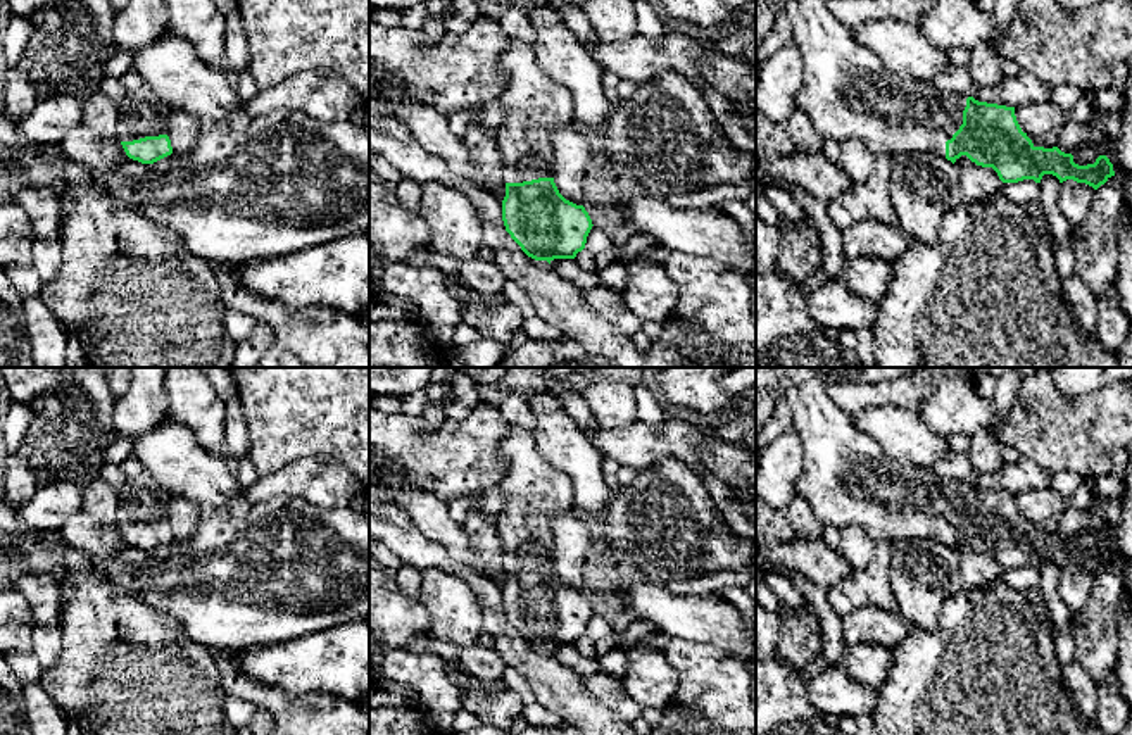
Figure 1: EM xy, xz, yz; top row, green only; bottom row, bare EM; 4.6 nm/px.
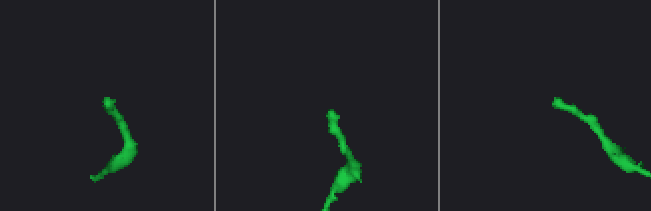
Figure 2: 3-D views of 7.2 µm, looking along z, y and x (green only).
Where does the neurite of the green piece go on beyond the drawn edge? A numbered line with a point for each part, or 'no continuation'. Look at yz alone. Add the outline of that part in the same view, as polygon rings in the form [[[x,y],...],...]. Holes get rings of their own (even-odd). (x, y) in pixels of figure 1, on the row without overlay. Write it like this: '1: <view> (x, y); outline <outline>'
1: yz (848, 478); outline [[[773,368],[792,409],[794,431],[802,442],[802,471],[796,483],[799,497],[806,499],[823,526],[861,526],[875,542],[937,540],[946,543],[946,528],[963,511],[966,481],[939,478],[927,468],[892,459],[871,437],[859,431],[851,416],[827,393],[827,385],[813,368]]]

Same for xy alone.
1: xy (142, 499); outline [[[143,471],[138,476],[126,478],[117,495],[119,509],[116,519],[119,528],[167,521],[171,495],[150,473]]]

